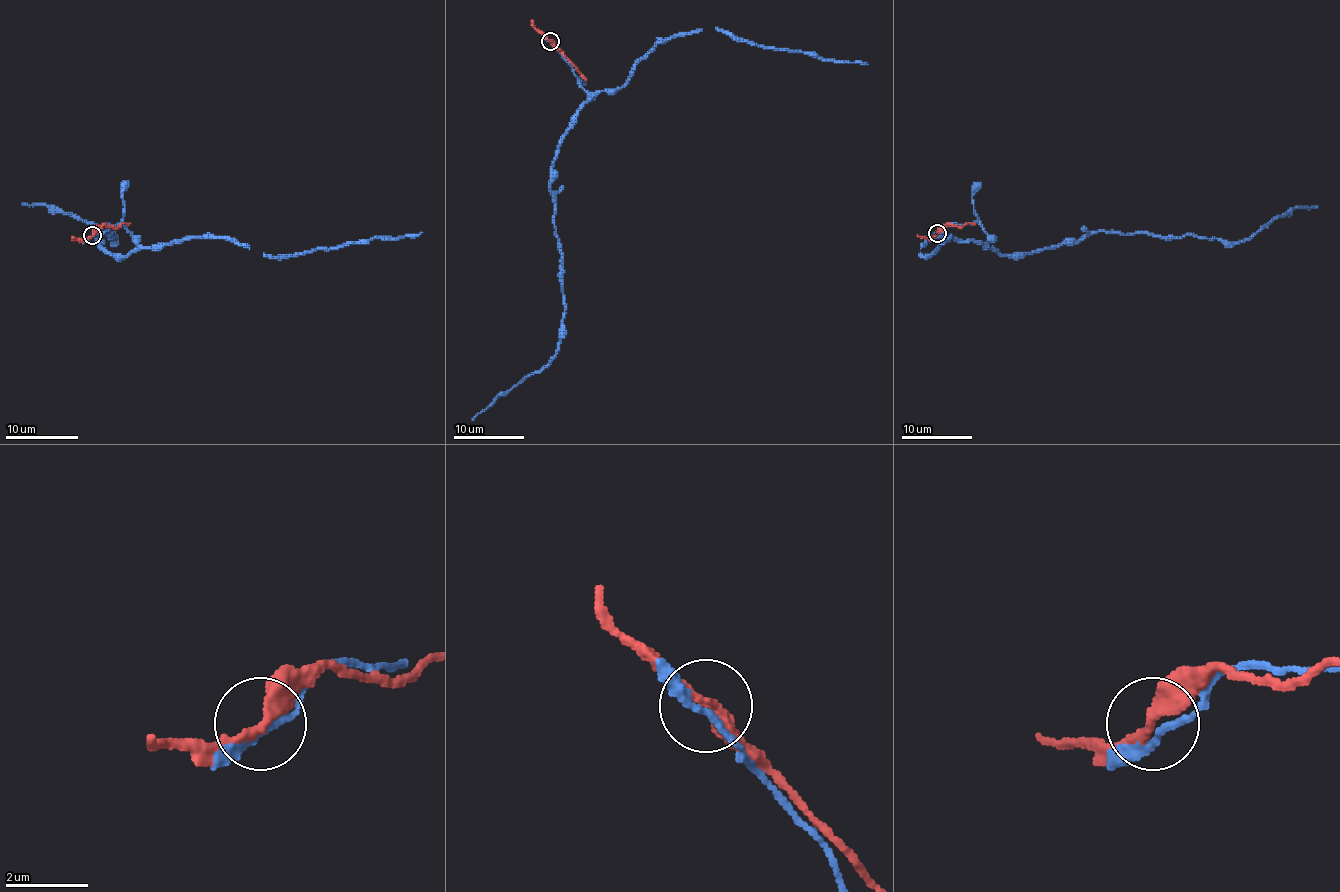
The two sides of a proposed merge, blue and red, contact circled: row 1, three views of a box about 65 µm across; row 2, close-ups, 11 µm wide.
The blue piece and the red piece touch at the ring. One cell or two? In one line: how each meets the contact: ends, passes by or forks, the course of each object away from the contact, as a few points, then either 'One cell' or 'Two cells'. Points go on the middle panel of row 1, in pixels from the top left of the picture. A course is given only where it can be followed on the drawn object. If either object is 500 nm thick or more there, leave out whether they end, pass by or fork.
At the ring blue passes by. At the ring red passes by. Course of blue: (550, 41), (592, 94), (566, 133), (552, 167), (565, 304), (559, 350), (472, 420). Course of red: (551, 41), (586, 80). Two cells

